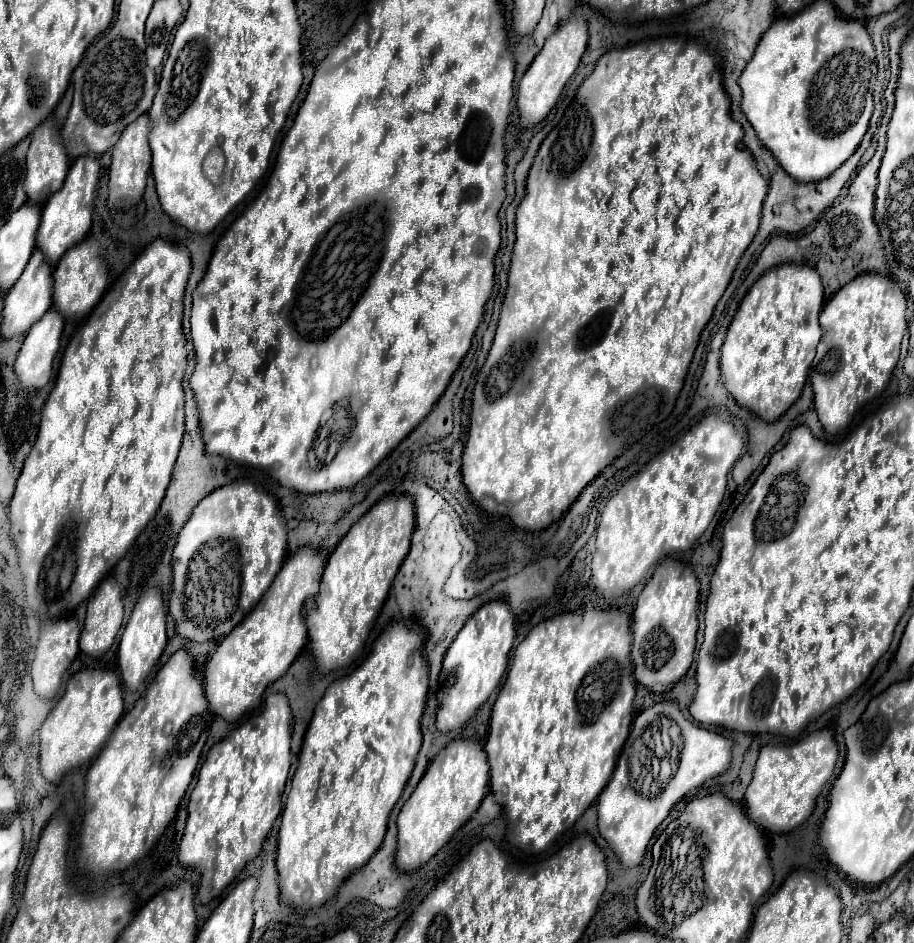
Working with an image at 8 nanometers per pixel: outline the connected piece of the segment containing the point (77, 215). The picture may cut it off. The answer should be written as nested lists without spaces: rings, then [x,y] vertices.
[[[91,154],[79,156],[69,168],[63,188],[55,192],[55,196],[51,196],[51,200],[47,200],[47,204],[43,206],[43,216],[37,230],[37,248],[43,252],[43,256],[47,256],[49,264],[55,266],[59,262],[59,256],[63,256],[63,252],[67,252],[71,244],[77,244],[79,240],[83,240],[83,236],[89,234],[93,222],[93,198],[97,178],[99,178],[99,158]]]

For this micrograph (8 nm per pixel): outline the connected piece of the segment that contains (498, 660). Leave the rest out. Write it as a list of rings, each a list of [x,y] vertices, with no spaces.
[[[493,600],[483,604],[465,622],[465,626],[453,640],[443,660],[443,670],[439,676],[439,690],[437,690],[437,700],[439,700],[437,722],[435,722],[437,730],[451,732],[455,728],[465,726],[475,716],[475,712],[499,686],[501,676],[507,670],[513,640],[515,640],[515,616],[509,610],[507,602],[503,600]]]

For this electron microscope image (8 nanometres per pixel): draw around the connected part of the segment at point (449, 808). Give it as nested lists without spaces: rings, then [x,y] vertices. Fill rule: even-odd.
[[[465,738],[465,740],[451,740],[431,762],[431,766],[427,768],[425,776],[421,778],[421,782],[417,784],[415,792],[411,794],[411,798],[403,804],[399,818],[397,818],[397,852],[395,852],[395,866],[401,872],[415,872],[419,870],[423,864],[427,864],[449,840],[451,836],[475,814],[475,810],[479,808],[483,796],[487,794],[487,784],[489,784],[489,764],[487,764],[487,756],[483,752],[483,746],[477,740]]]

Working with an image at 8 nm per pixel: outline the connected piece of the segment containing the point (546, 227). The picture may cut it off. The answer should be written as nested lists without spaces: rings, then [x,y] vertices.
[[[661,40],[611,50],[601,56],[595,70],[579,86],[563,120],[543,140],[529,170],[527,192],[517,208],[517,240],[511,254],[509,286],[493,346],[473,390],[471,426],[461,464],[463,484],[479,508],[489,516],[509,516],[523,530],[545,530],[549,524],[561,520],[585,486],[595,480],[605,466],[671,414],[699,344],[699,334],[713,316],[715,304],[723,296],[739,258],[757,234],[767,180],[759,174],[749,150],[739,146],[743,128],[729,114],[721,66],[715,60],[717,56],[701,44],[705,42]]]

